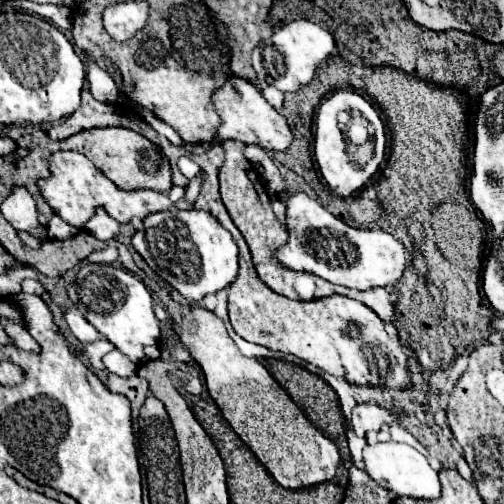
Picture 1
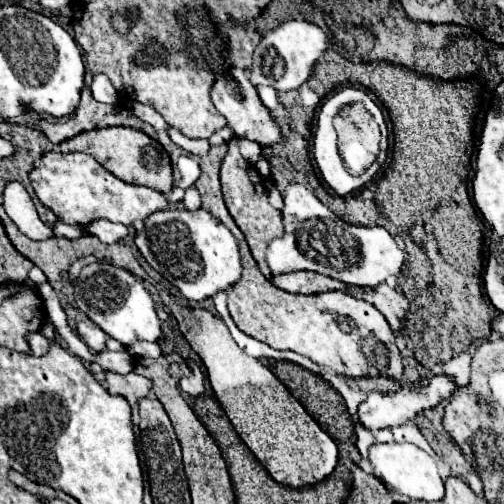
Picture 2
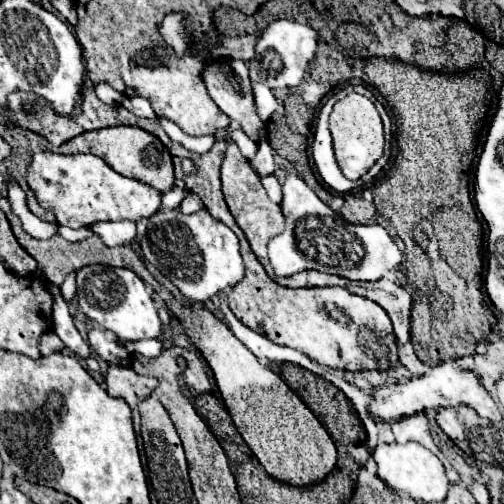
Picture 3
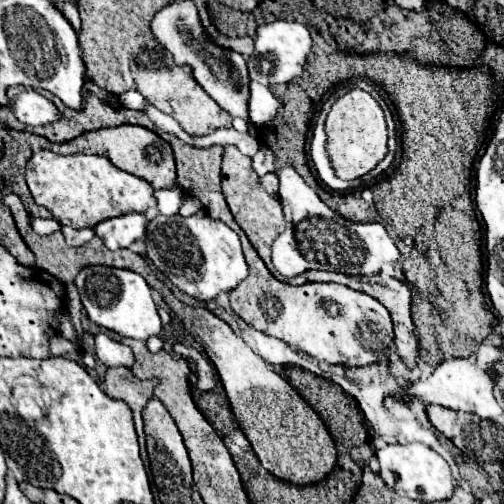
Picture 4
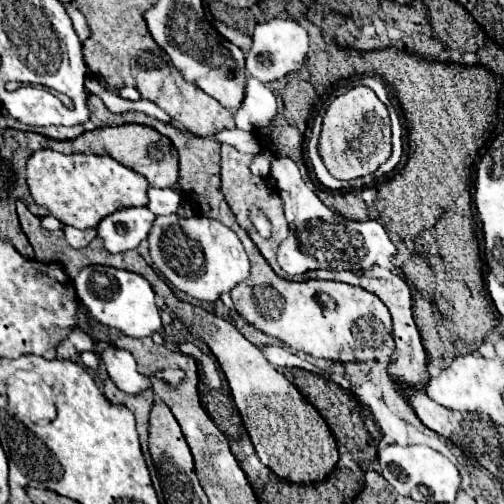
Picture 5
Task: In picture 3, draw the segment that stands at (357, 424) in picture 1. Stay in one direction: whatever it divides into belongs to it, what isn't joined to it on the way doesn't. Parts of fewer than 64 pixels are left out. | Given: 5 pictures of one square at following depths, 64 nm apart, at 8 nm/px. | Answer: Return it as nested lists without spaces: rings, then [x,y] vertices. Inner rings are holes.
[[[448,362],[434,366],[428,374],[424,374],[424,376],[420,376],[416,380],[406,380],[406,382],[398,382],[398,384],[376,388],[372,392],[372,404],[366,410],[368,410],[368,416],[372,416],[374,420],[380,420],[380,422],[396,422],[400,418],[418,414],[418,412],[422,412],[426,408],[438,410],[438,408],[458,406],[458,404],[472,406],[478,412],[478,416],[488,418],[492,422],[502,420],[500,410],[496,408],[494,400],[488,396],[486,388],[476,378],[476,374],[474,372],[466,372],[466,370],[458,370],[458,368],[450,366]]]

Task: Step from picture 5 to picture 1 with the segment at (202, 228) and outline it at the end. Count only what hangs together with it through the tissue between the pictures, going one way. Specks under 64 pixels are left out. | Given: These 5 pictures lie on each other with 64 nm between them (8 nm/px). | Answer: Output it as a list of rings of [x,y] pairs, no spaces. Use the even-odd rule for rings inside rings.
[[[174,208],[148,214],[144,218],[144,230],[136,230],[132,236],[132,246],[160,278],[192,302],[228,288],[238,274],[236,242],[210,212]]]

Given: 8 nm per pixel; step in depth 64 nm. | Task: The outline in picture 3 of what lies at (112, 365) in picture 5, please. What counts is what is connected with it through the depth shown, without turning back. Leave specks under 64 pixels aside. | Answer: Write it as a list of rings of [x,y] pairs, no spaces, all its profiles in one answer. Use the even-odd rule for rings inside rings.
[[[100,326],[88,330],[88,342],[90,342],[90,348],[92,348],[102,360],[114,362],[116,358],[126,358],[126,356],[128,356],[126,348],[124,348],[124,346],[118,346],[118,344],[114,342],[112,334],[108,334],[106,330],[102,330]]]

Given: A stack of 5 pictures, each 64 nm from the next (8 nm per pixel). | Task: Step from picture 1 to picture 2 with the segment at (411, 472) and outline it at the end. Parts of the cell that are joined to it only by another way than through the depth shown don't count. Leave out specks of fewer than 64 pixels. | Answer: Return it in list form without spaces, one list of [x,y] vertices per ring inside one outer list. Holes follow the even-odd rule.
[[[388,442],[388,444],[372,444],[368,450],[368,460],[372,466],[372,474],[392,492],[400,492],[408,496],[410,500],[428,500],[436,502],[444,498],[444,480],[438,474],[436,460],[420,450],[414,444],[398,444],[398,442]]]

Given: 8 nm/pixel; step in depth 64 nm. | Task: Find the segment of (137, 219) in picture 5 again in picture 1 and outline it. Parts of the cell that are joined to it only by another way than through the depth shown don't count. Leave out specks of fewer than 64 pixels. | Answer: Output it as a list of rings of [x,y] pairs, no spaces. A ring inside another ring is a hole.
[[[96,208],[92,220],[88,220],[88,224],[84,226],[92,236],[96,236],[98,240],[112,240],[118,234],[118,222],[112,220],[108,216],[108,212],[104,212],[104,208]]]

